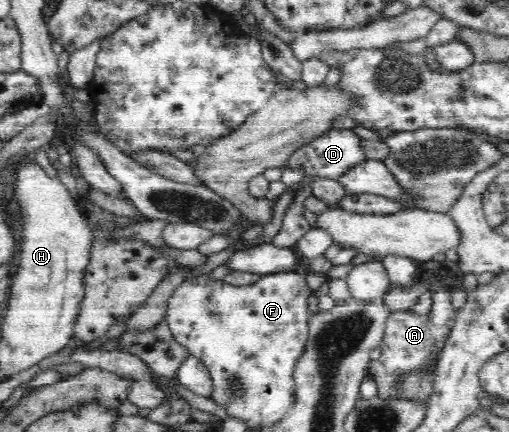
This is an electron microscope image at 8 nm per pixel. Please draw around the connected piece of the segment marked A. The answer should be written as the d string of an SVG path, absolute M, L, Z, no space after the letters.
M439 287L432 291L432 307L429 314L418 315L409 310L392 312L385 323L384 341L378 359L368 362L367 376L375 376L377 396L394 399L395 393L391 389L401 372L408 372L411 368L421 369L428 364L431 350L440 350L446 342L450 329L455 324L456 311L451 304L451 290Z

